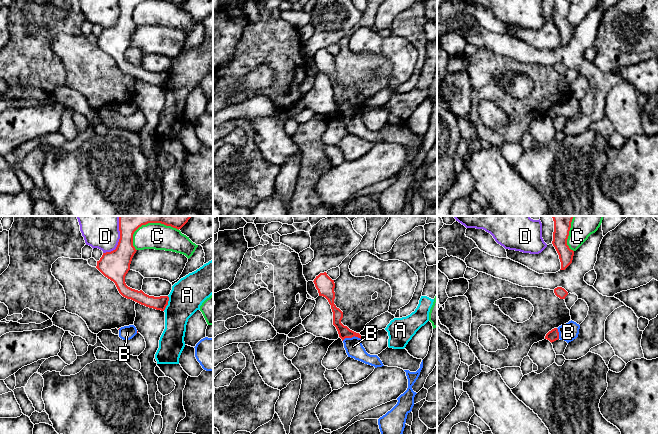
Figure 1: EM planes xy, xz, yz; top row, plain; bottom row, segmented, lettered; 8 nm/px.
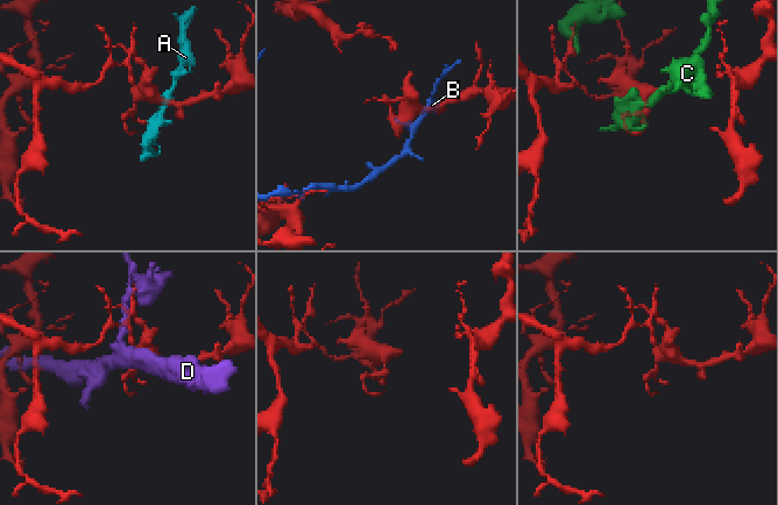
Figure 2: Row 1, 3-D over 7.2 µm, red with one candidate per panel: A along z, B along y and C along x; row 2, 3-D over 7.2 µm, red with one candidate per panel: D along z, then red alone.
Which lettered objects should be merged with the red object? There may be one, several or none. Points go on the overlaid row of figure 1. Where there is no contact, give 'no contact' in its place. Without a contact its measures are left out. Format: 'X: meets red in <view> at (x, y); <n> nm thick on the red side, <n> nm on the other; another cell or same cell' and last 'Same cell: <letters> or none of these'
A: meets red in xy at (167, 303); 110 nm thick on the red side, 280 nm on the other; another cell
B: meets red in xz at (351, 337); 100 nm thick on the red side, 140 nm on the other; another cell
C: meets red in yz at (568, 234); 160 nm thick on the red side, 240 nm on the other; another cell
D: meets red in xy at (120, 238); 240 nm thick on the red side, 340 nm on the other; another cell
Same cell: none of these

